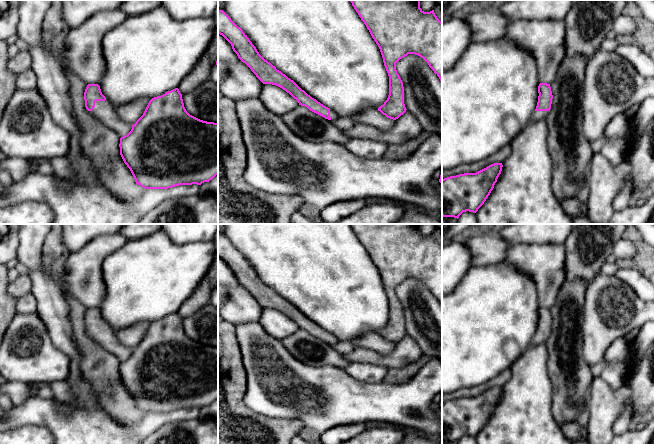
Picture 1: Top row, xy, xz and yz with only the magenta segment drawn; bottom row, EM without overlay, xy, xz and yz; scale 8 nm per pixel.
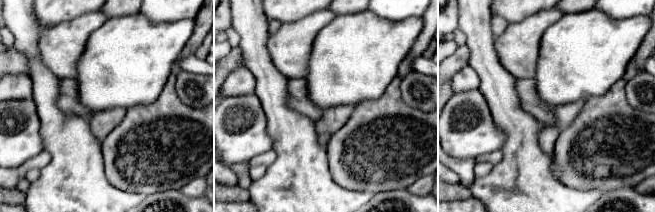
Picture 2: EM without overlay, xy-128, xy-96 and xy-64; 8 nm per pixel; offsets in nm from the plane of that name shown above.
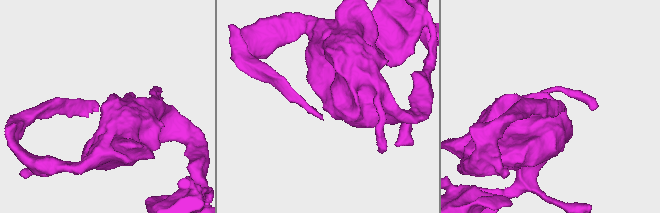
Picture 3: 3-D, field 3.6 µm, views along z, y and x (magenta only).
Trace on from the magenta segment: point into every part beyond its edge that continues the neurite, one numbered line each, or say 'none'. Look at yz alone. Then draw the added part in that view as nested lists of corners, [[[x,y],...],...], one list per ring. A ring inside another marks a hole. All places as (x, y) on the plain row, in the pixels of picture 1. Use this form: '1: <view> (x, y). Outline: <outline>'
1: yz (538, 339). Outline: [[[535,335],[533,338],[533,345],[546,344],[549,335]]]

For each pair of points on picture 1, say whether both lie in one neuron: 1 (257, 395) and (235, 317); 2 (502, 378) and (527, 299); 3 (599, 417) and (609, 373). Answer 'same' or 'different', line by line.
1: different
2: different
3: different

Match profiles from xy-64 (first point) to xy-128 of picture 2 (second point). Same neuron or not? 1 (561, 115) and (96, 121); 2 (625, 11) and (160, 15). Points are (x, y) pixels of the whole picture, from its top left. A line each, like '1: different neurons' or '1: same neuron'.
1: same neuron
2: same neuron

